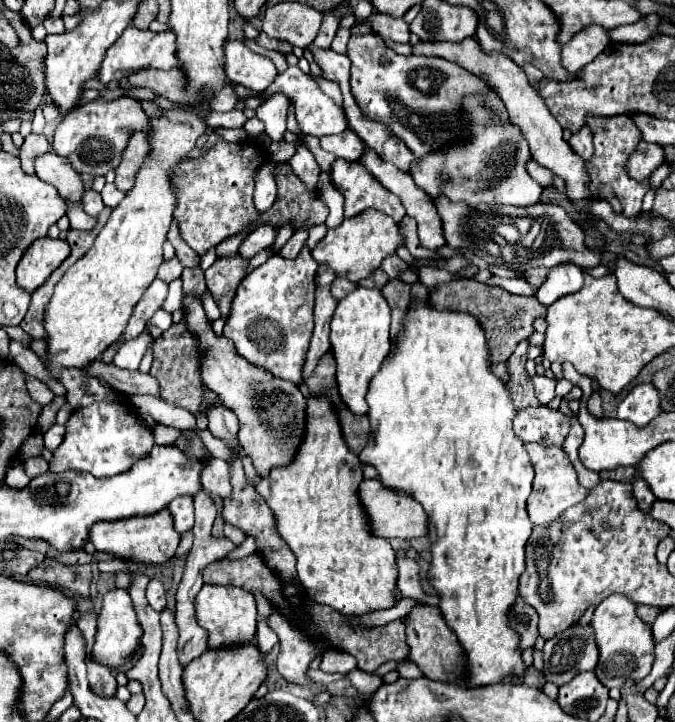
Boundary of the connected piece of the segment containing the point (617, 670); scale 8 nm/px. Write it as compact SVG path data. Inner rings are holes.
M623 594L605 598L597 606L591 626L595 630L595 640L601 652L595 674L597 678L601 678L601 682L605 682L607 688L621 688L627 680L639 682L651 672L651 666L655 662L655 640L651 626L641 622L641 618L637 616L637 602Z

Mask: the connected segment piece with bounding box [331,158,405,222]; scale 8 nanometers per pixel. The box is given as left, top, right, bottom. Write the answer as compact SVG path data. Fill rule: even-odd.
M337 158L331 166L331 180L345 196L345 218L357 216L367 208L375 208L395 222L401 222L405 216L401 200L381 186L361 162L345 162L343 158Z

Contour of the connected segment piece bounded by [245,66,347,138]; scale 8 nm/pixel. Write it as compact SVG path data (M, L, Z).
M289 66L285 72L277 74L275 82L265 90L265 99L249 98L245 100L245 108L256 110L277 92L283 92L283 94L287 94L293 100L296 121L305 134L311 134L311 136L319 136L321 138L321 136L329 136L329 134L339 134L347 128L344 111L327 94L323 94L323 90L313 80L313 76L301 72L299 66Z

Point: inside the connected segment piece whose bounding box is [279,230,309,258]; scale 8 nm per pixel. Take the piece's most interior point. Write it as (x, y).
(293, 247)

